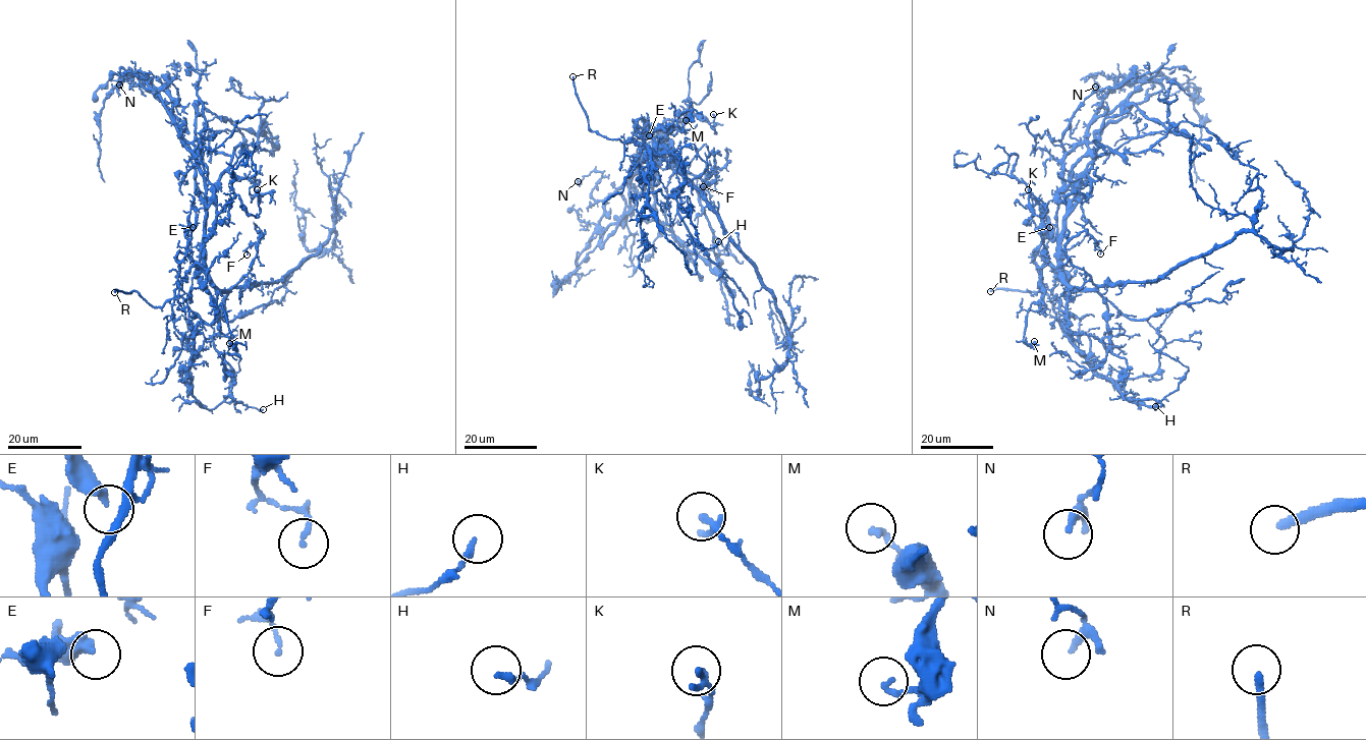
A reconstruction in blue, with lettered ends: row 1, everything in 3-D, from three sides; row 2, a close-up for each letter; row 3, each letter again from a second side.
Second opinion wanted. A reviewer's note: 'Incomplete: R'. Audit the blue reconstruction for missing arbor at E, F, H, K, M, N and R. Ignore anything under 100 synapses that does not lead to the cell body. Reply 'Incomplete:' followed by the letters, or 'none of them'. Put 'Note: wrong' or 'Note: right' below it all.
Incomplete: R
Note: right

